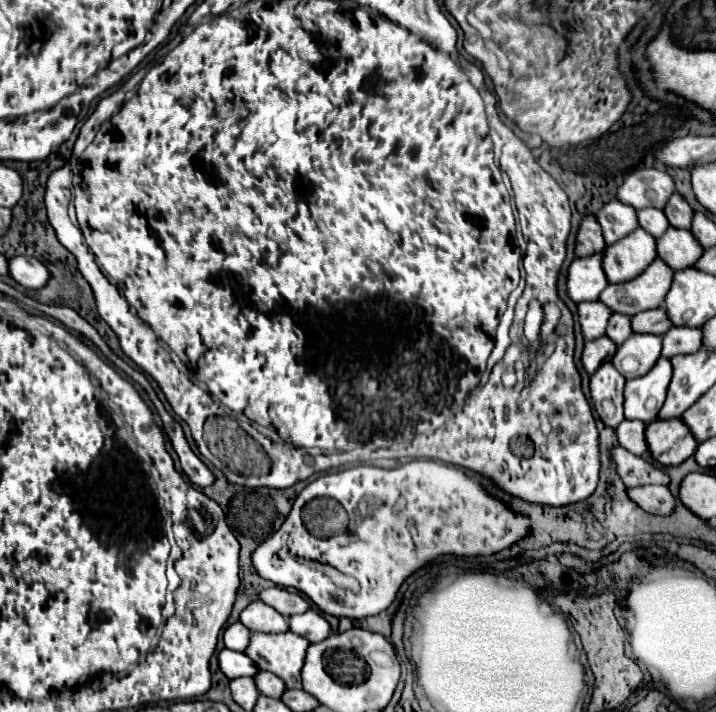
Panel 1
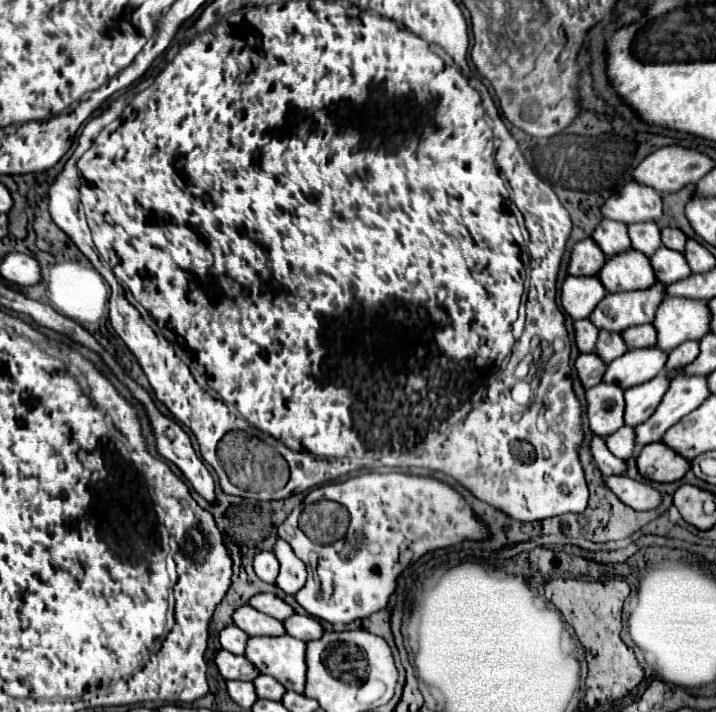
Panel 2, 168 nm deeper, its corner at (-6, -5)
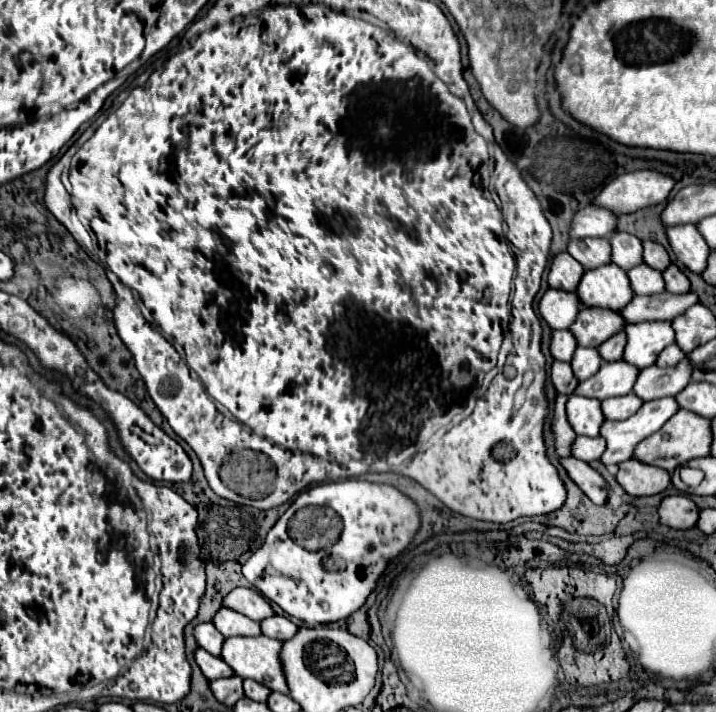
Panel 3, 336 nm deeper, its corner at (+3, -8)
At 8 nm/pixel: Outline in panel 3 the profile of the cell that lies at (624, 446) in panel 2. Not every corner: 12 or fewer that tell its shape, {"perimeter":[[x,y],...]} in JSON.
{"perimeter":[[577,437],[573,457],[595,461],[605,453],[603,437]]}

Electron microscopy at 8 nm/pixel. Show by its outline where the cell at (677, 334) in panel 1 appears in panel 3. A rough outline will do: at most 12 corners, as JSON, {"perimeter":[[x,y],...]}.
{"perimeter":[[677,343],[657,357],[659,367],[673,367],[685,357]]}

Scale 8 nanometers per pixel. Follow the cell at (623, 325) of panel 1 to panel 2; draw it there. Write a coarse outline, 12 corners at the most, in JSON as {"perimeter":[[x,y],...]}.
{"perimeter":[[600,332],[596,354],[610,364],[628,352],[620,334]]}

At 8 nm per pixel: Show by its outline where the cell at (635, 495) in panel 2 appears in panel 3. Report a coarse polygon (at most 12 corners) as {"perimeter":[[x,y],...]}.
{"perimeter":[[559,459],[569,477],[597,505],[607,505],[609,485],[589,463]]}

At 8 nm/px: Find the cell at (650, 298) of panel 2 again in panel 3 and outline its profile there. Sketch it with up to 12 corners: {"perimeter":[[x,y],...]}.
{"perimeter":[[583,305],[571,331],[599,347],[625,329],[619,311]]}

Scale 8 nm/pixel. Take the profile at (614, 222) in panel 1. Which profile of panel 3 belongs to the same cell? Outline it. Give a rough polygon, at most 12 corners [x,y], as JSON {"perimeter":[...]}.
{"perimeter":[[605,237],[571,239],[567,249],[585,269],[611,263]]}

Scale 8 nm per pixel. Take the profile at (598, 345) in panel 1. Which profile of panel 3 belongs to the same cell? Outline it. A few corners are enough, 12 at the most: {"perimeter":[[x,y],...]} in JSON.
{"perimeter":[[555,361],[551,381],[561,395],[573,395],[579,379],[571,365]]}

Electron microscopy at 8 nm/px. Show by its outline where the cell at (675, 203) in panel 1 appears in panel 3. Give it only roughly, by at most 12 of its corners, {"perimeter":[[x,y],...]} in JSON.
{"perimeter":[[643,241],[643,261],[665,271],[671,265],[667,249]]}

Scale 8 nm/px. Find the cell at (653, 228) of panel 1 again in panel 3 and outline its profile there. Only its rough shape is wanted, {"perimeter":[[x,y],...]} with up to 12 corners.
{"perimeter":[[615,231],[611,261],[625,271],[643,263],[643,245],[635,235]]}

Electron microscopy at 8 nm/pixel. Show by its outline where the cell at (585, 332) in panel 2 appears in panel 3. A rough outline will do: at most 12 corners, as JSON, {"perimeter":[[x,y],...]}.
{"perimeter":[[569,329],[553,331],[551,355],[571,361],[577,339]]}

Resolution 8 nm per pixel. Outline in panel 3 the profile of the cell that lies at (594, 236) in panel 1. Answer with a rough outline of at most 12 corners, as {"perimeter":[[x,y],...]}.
{"perimeter":[[567,251],[553,257],[549,287],[575,291],[585,267]]}

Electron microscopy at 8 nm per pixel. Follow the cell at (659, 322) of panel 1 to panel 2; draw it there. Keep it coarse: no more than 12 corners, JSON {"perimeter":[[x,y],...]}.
{"perimeter":[[652,324],[632,326],[622,332],[622,340],[632,348],[656,346]]}

